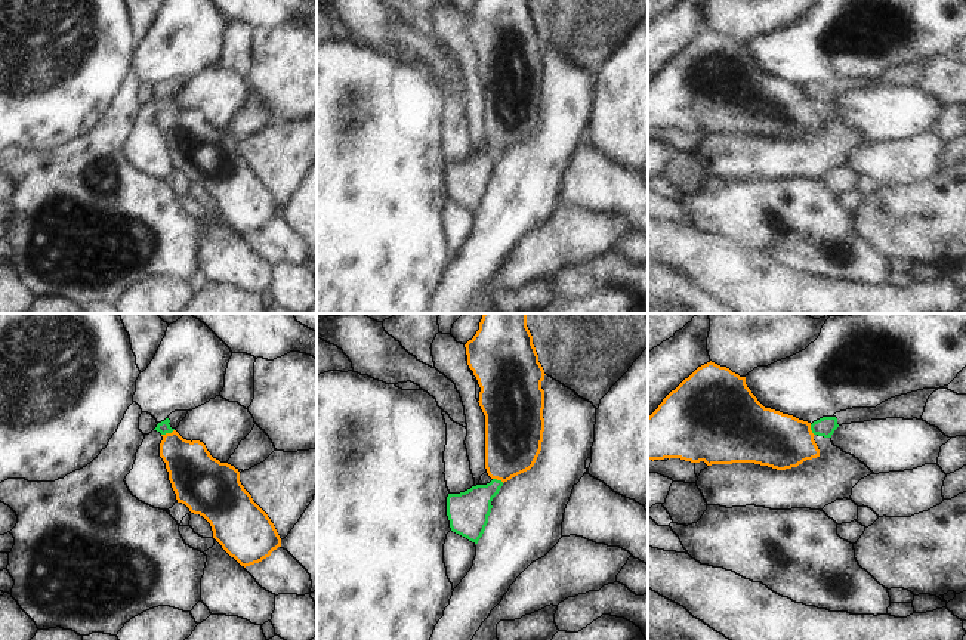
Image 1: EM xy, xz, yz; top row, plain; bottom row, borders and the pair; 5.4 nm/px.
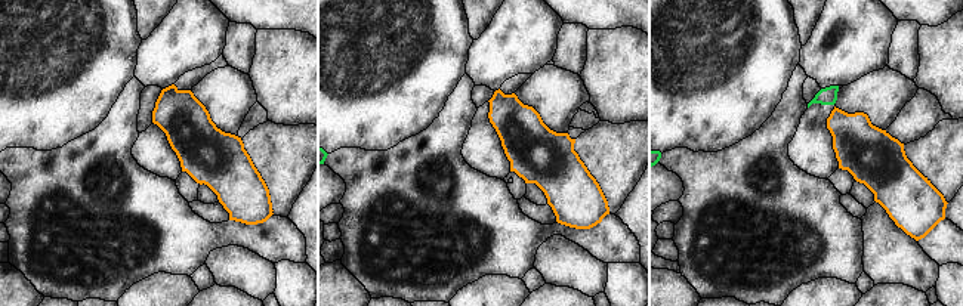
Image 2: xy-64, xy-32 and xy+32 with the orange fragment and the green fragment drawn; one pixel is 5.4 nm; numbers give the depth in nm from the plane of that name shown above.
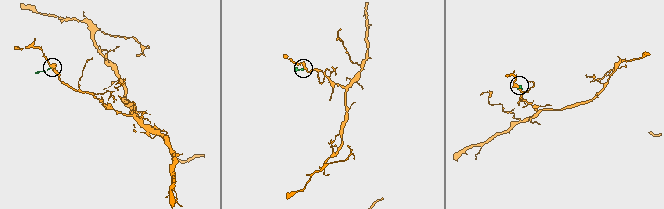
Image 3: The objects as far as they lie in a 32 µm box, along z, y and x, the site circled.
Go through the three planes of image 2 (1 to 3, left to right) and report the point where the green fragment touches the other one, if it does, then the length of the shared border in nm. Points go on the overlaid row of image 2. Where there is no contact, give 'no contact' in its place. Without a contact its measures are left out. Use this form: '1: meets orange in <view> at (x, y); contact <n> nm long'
1: no contact
2: no contact
3: no contact

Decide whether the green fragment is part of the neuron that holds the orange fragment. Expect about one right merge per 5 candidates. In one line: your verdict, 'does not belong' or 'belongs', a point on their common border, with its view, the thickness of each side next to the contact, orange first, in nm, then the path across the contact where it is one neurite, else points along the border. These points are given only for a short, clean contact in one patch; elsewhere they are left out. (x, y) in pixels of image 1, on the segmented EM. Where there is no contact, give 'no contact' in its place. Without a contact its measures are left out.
does not belong | xy (167, 433) | 280/70 nm | along xy (173, 429), (161, 435)

